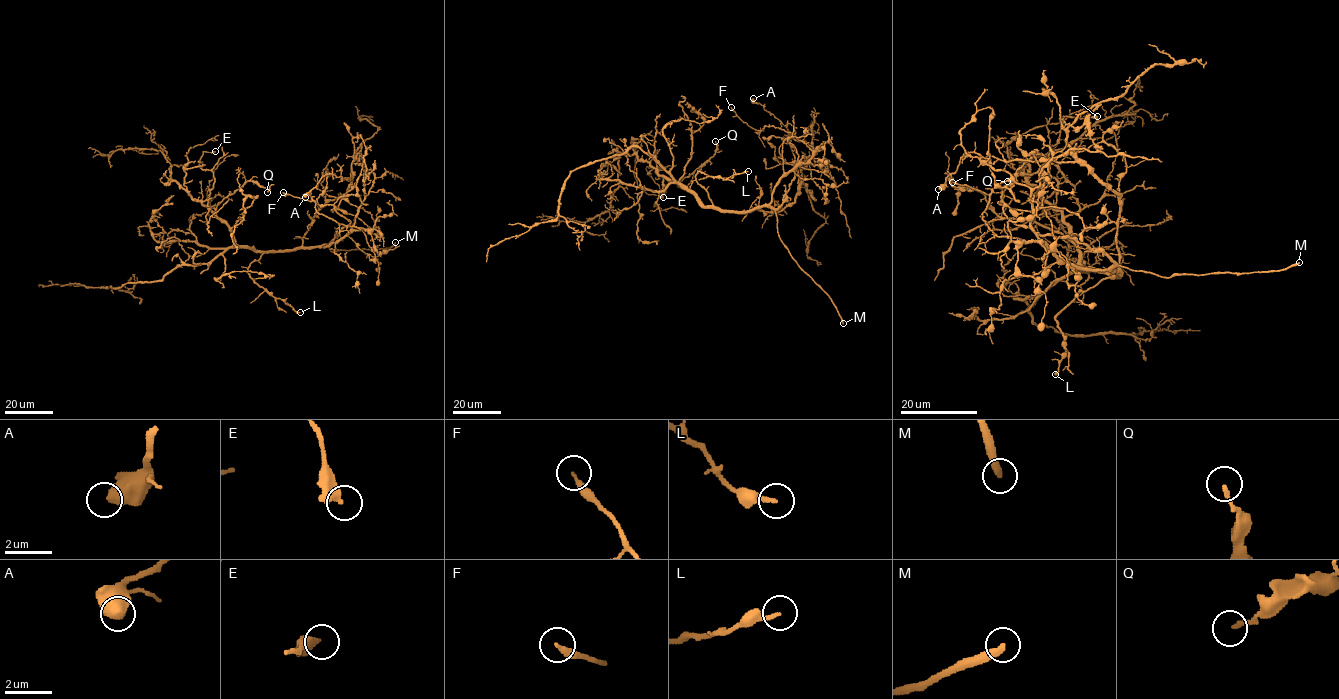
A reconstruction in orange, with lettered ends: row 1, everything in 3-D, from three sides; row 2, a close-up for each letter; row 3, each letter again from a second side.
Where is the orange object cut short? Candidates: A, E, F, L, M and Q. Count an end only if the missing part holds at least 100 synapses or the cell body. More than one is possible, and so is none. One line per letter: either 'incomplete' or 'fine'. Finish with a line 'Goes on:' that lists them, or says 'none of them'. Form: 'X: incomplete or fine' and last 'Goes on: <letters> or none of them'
A: fine
E: fine
F: fine
L: fine
M: incomplete
Q: fine
Goes on: M

